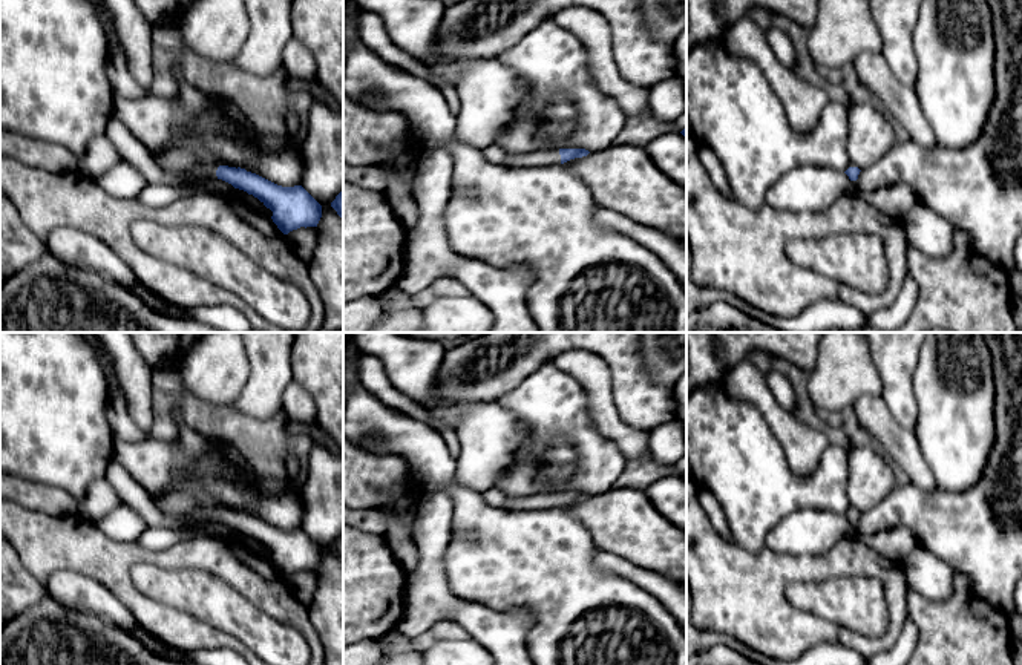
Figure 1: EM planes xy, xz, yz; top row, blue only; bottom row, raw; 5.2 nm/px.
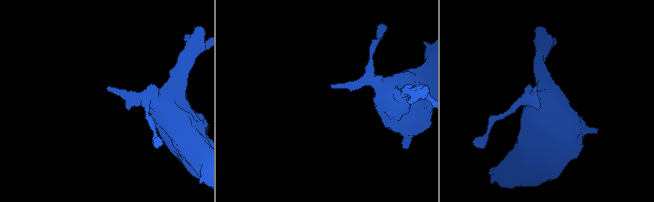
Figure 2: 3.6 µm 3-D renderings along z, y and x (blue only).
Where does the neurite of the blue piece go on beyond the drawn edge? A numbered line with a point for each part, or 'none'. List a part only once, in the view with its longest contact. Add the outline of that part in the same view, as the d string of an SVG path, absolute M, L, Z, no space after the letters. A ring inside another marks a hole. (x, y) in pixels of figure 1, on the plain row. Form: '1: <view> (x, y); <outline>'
1: xz (494, 497); M492 487L483 492L483 498L495 507L509 510L541 510L561 507L559 492L539 493L526 498L507 496L500 489Z

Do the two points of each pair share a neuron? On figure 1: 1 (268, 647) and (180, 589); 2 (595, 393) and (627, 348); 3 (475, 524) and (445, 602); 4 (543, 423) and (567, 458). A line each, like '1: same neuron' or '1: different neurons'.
1: same neuron
2: different neurons
3: different neurons
4: different neurons

